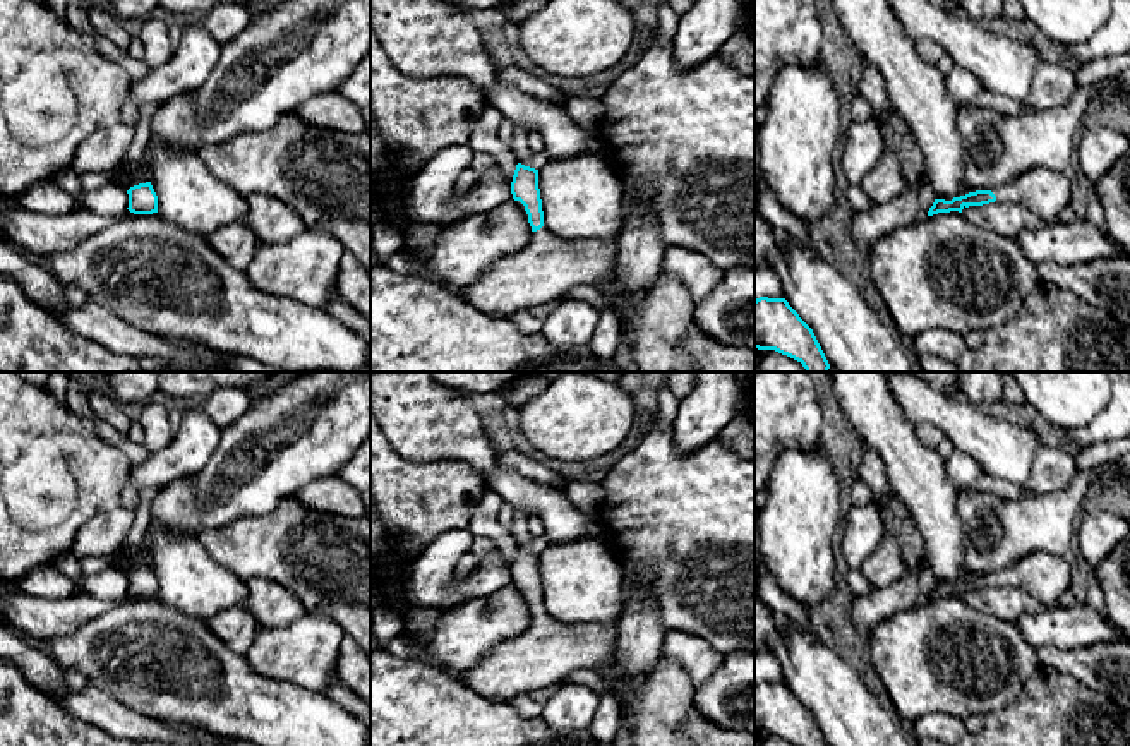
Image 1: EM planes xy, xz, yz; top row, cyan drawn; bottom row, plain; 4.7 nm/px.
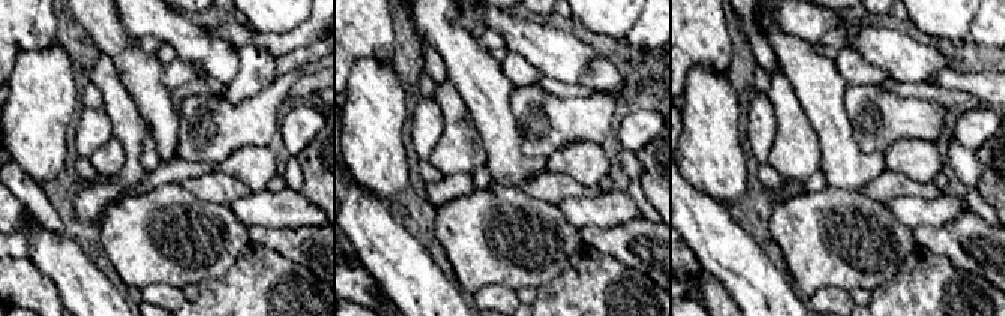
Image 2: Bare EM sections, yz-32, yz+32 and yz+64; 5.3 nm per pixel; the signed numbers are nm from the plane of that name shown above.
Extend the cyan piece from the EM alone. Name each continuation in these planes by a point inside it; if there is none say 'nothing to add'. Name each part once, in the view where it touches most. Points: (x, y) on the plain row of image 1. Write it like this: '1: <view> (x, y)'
1: xz (549, 650)

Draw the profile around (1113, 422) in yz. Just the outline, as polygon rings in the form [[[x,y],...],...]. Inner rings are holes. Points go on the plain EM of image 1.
[[[1108,372],[1111,398],[1097,418],[1084,429],[1067,430],[1072,442],[1087,448],[1111,442],[1130,434],[1130,372]]]

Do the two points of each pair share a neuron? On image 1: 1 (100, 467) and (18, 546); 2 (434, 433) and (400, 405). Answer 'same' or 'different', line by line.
1: same
2: same

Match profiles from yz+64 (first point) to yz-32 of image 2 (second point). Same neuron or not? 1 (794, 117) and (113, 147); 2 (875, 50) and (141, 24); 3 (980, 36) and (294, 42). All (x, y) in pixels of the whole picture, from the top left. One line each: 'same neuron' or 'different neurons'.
1: same neuron
2: same neuron
3: same neuron

